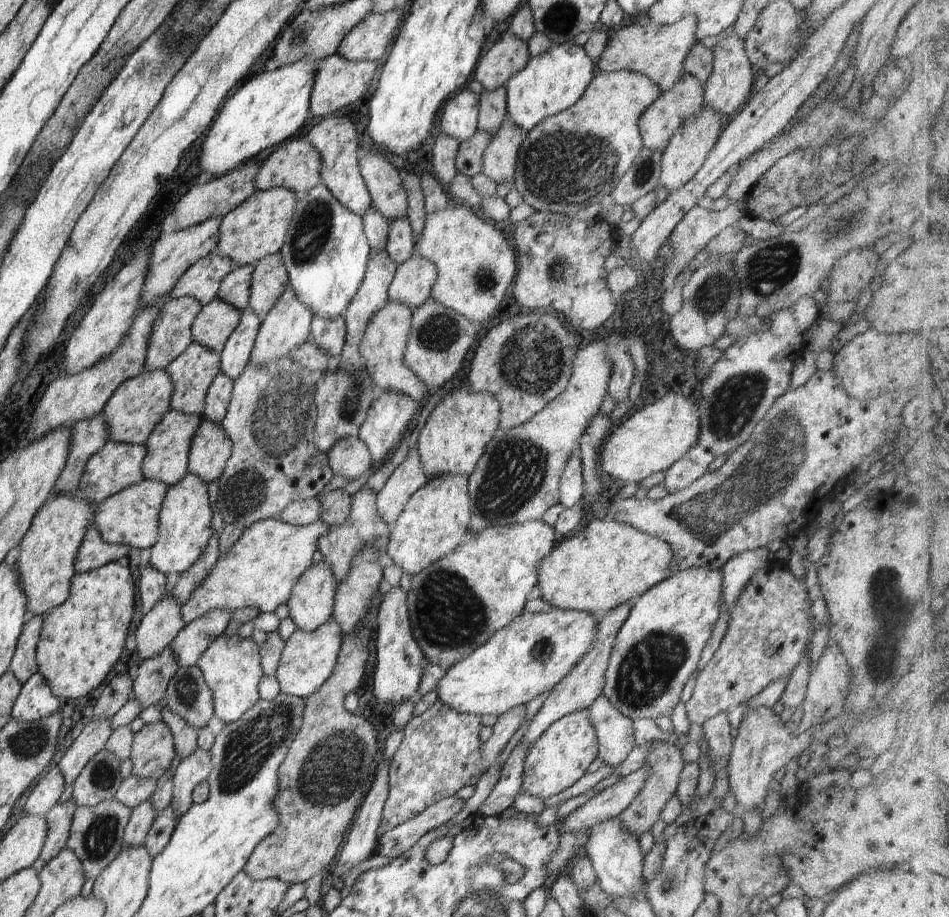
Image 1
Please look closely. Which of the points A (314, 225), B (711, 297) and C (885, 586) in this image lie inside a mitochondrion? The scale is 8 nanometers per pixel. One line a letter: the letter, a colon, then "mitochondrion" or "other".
A: mitochondrion
B: mitochondrion
C: mitochondrion

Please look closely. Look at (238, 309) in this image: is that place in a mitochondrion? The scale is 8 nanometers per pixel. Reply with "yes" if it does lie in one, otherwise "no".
no

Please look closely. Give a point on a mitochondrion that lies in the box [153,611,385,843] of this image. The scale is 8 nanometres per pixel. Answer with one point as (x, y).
(337, 765)

